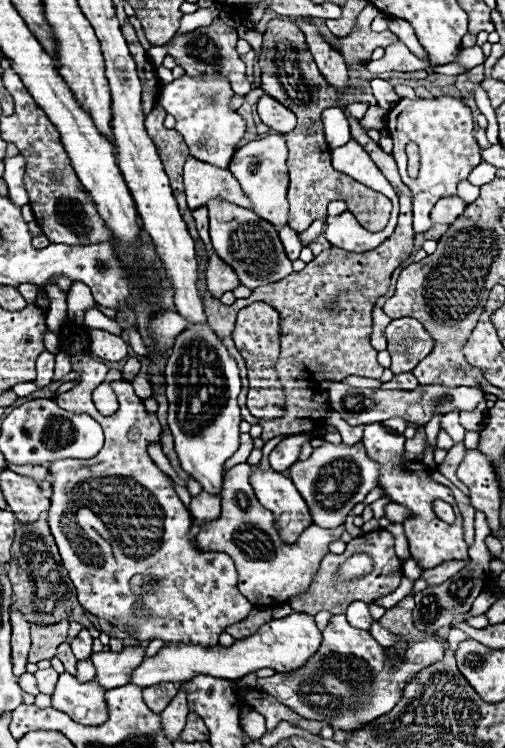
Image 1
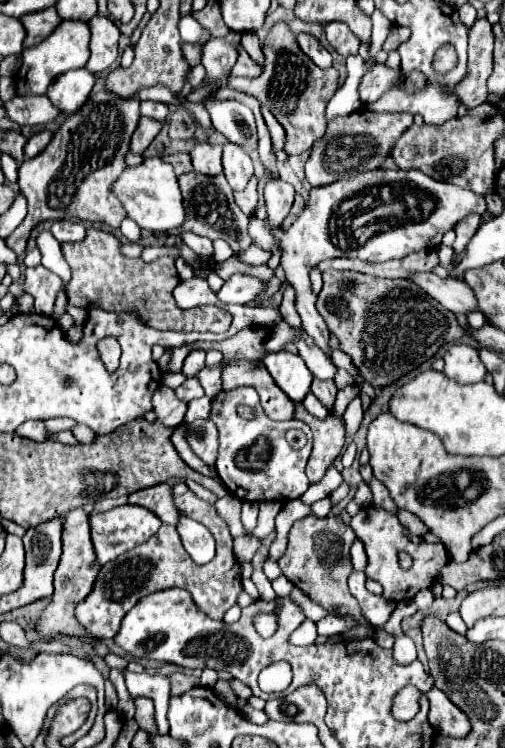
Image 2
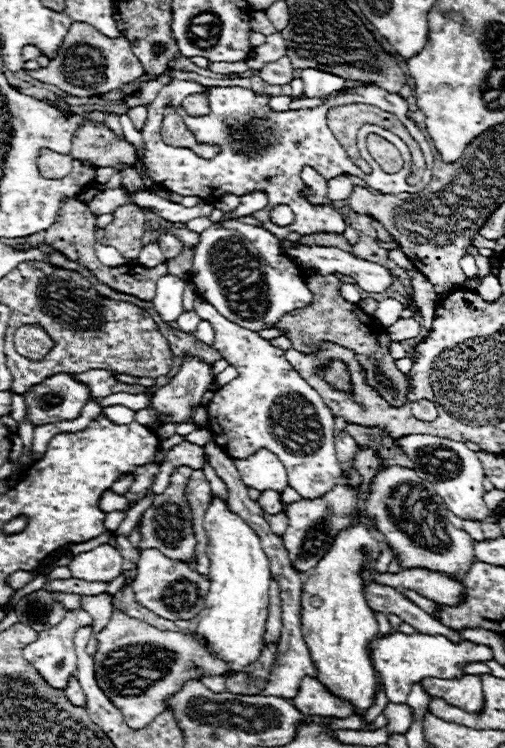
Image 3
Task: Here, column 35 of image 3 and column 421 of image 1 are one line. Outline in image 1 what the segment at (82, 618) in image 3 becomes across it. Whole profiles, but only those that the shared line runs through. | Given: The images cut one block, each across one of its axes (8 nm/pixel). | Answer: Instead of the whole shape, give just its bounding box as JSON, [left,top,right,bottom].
[258,614,444,732]

